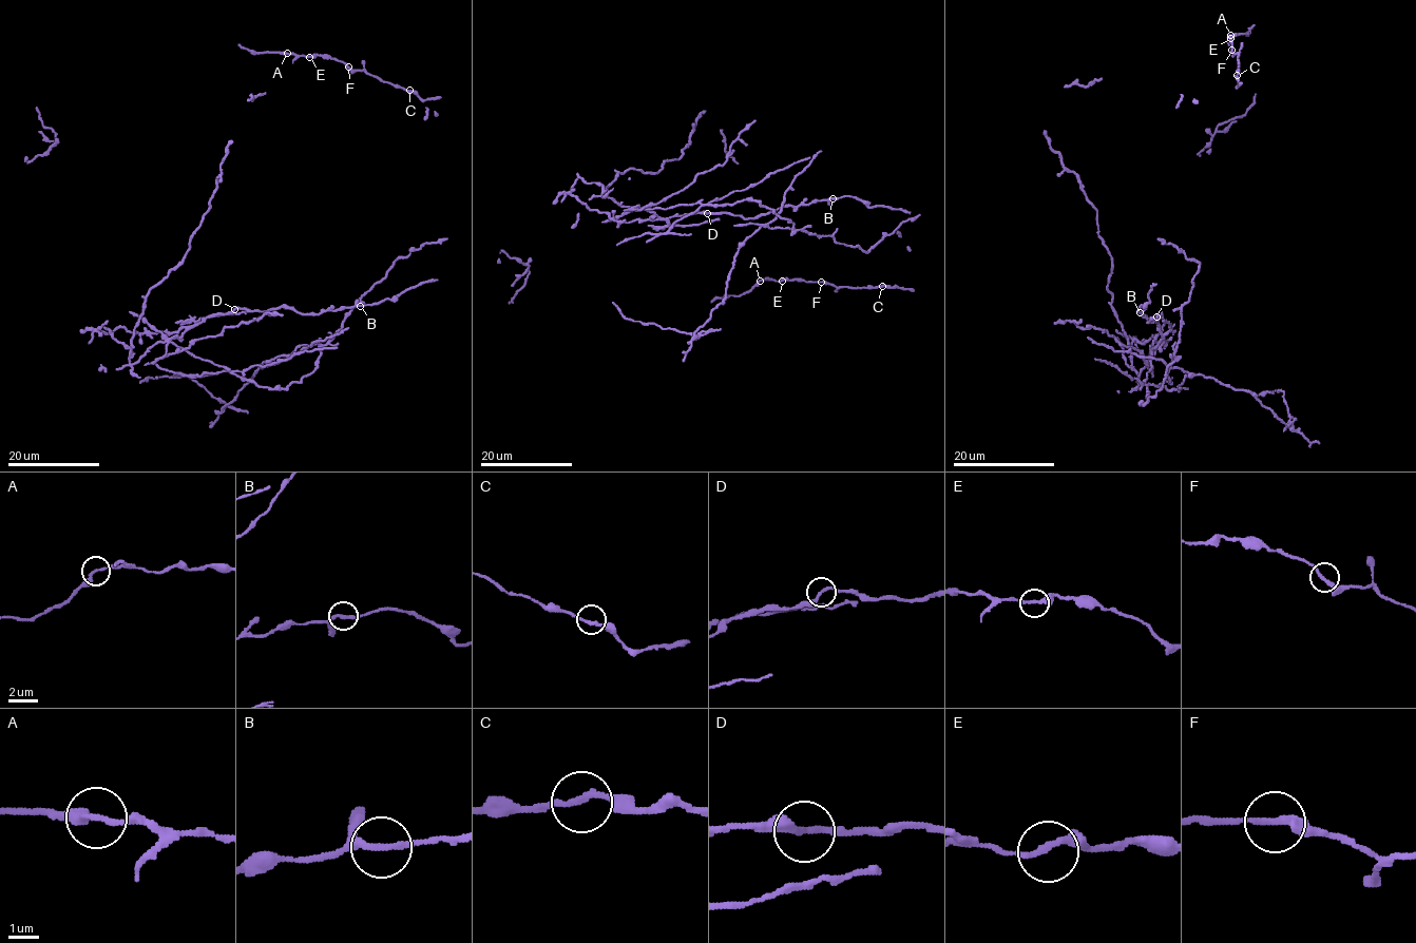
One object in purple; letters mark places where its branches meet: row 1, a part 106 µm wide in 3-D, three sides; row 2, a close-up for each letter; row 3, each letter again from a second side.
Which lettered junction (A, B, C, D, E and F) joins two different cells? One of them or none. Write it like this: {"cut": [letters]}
{"cut": ["D"]}

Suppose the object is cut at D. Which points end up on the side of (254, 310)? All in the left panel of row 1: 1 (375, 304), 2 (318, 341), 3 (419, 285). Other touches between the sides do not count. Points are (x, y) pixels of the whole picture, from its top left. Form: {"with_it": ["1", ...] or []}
{"with_it": ["1", "3"]}

